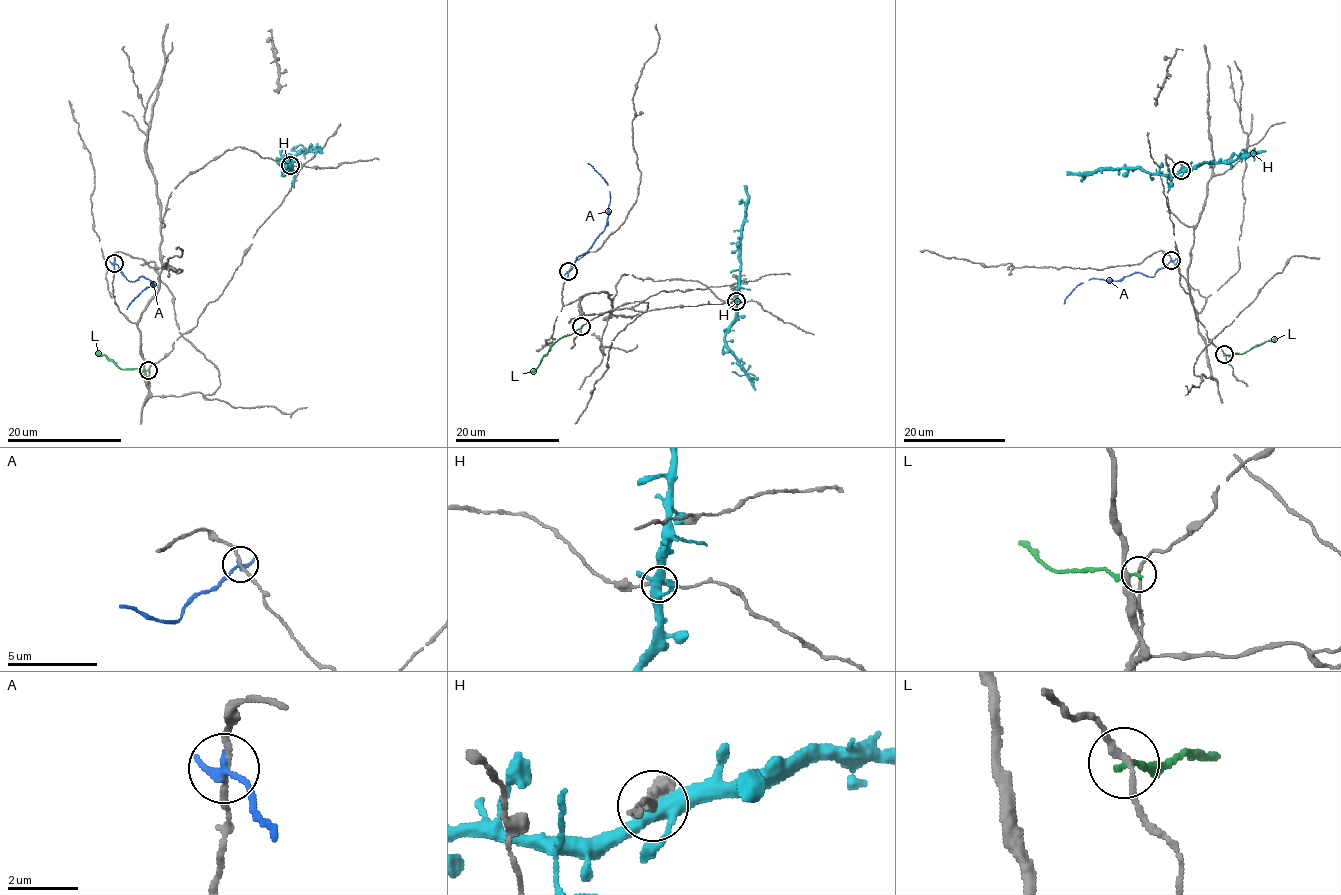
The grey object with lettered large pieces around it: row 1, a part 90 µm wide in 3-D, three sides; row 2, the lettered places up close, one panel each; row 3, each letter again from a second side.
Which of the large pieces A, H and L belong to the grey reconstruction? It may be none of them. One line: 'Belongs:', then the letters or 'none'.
Belongs: none

